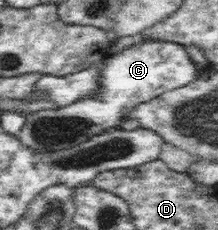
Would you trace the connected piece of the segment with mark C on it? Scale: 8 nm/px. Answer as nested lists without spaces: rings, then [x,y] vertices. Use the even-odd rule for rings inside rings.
[[[172,42],[136,43],[120,52],[107,54],[107,66],[101,78],[101,96],[85,98],[69,106],[32,112],[19,132],[21,144],[31,152],[57,152],[81,144],[84,140],[105,130],[120,126],[124,112],[136,104],[153,100],[164,92],[189,84],[197,79],[197,68],[183,46]]]

